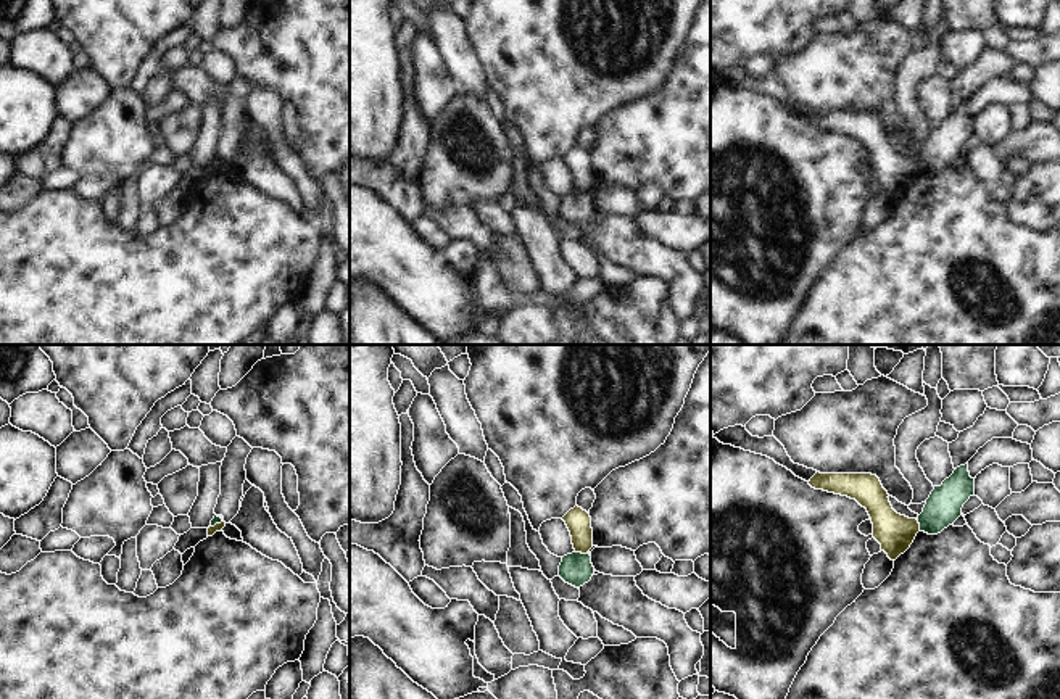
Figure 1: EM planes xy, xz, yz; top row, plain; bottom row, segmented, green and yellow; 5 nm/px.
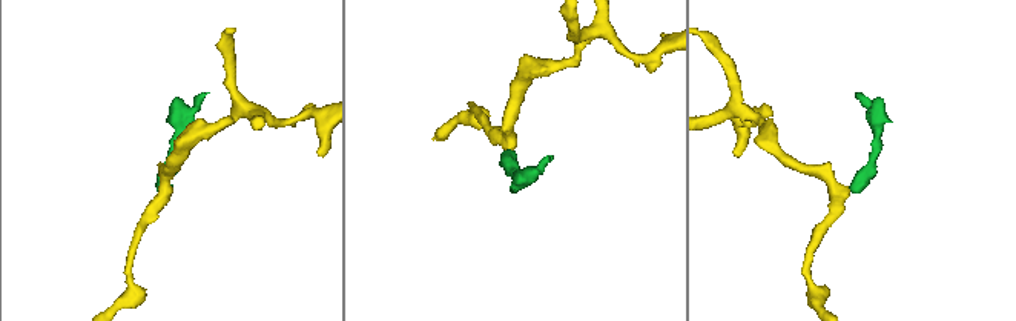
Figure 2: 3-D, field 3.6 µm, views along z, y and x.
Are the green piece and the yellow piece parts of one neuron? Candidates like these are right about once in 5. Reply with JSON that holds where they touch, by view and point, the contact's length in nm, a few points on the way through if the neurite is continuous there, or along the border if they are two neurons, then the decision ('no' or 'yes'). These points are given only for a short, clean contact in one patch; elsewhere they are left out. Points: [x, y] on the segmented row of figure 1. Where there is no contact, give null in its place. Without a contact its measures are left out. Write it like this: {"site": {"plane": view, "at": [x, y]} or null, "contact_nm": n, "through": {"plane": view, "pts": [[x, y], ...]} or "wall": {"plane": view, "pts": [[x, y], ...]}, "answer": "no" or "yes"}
{"site": {"plane": "yz", "at": [920, 525]}, "contact_nm": 70, "wall": {"plane": "yz", "pts": [[915, 519], [920, 530]]}, "answer": "no"}

